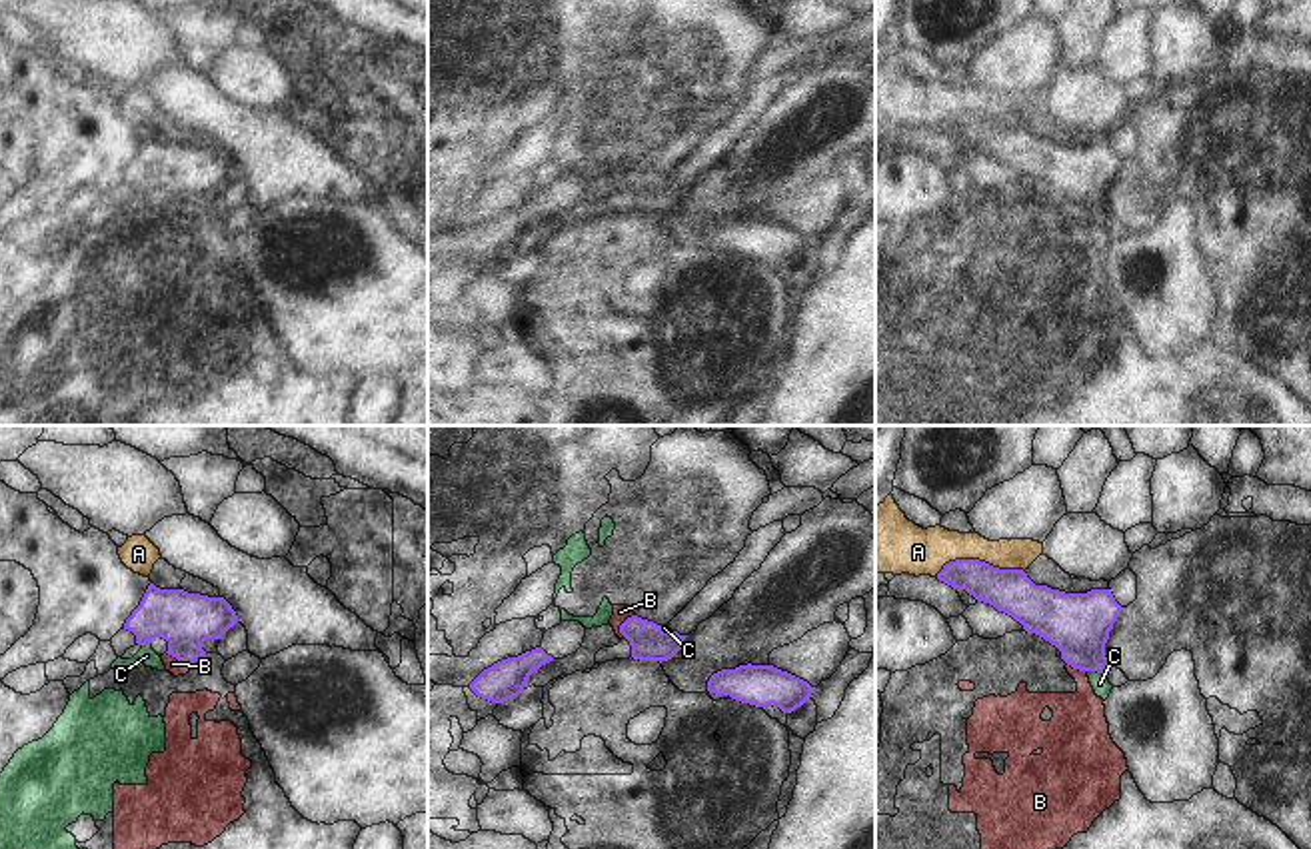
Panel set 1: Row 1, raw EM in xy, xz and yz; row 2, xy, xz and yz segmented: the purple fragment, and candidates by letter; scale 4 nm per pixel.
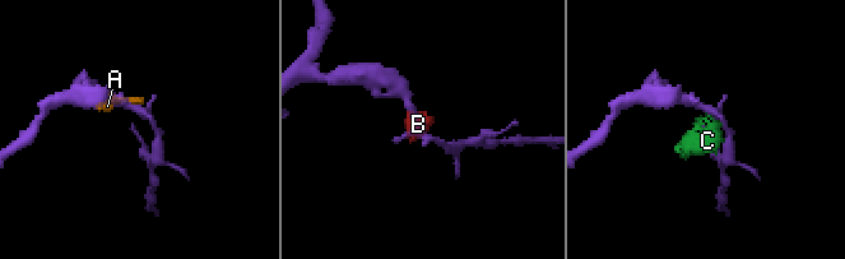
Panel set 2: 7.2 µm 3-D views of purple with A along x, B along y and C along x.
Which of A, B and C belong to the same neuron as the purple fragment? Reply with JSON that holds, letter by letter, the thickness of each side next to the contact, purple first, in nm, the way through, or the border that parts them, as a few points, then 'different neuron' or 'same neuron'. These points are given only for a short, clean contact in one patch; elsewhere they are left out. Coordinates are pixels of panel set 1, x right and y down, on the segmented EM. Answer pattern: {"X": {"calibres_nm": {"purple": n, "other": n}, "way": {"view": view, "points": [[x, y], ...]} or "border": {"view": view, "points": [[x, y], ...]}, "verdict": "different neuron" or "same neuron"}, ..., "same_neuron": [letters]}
{"A": {"calibres_nm": {"purple": 180, "other": 190}, "verdict": "different neuron"}, "B": {"calibres_nm": {"purple": 150, "other": 60}, "border": {"view": "xz", "points": [[634, 614], [620, 626], [624, 638]]}, "verdict": "different neuron"}, "C": {"calibres_nm": {"purple": 260, "other": 70}, "border": {"view": "yz", "points": [[1088, 670], [1104, 674]]}, "verdict": "different neuron"}, "same_neuron": []}

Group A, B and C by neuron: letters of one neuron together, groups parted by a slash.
A / B C

